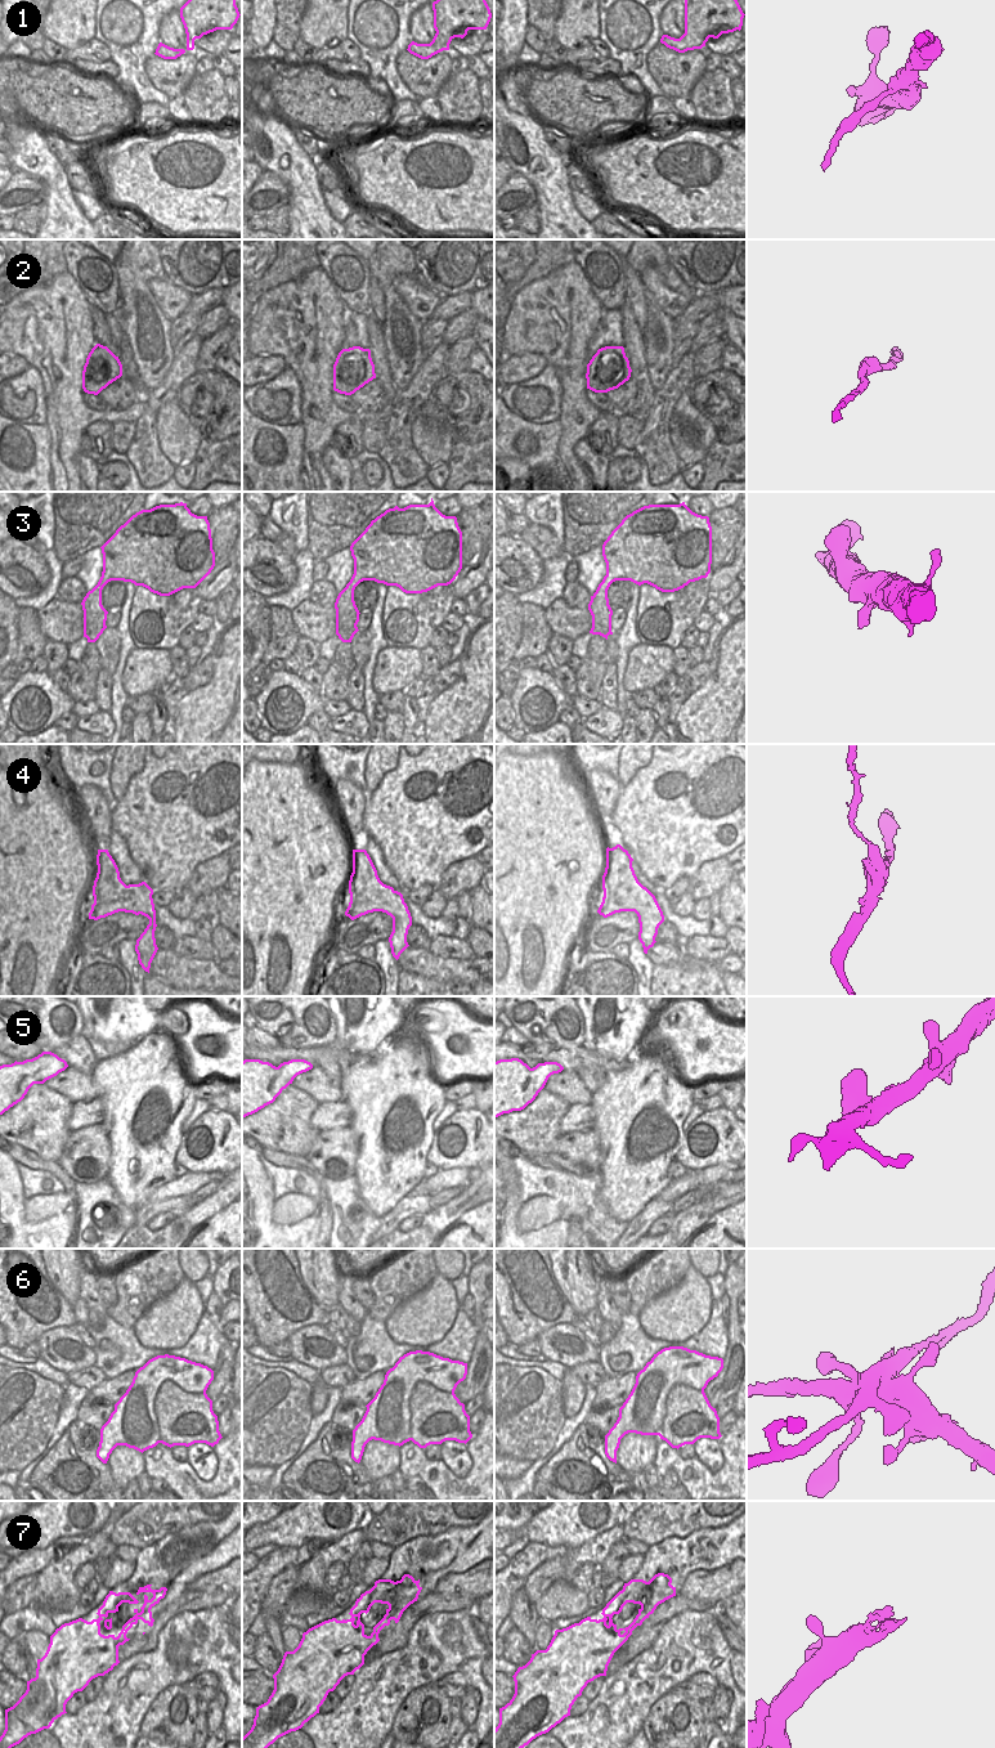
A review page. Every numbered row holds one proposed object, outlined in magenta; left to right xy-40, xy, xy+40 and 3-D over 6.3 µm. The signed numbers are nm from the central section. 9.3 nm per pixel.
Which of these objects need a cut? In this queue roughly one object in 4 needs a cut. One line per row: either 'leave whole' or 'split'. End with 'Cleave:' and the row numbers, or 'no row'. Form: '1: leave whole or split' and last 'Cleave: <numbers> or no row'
1: split
2: leave whole
3: leave whole
4: split
5: leave whole
6: split
7: leave whole
Cleave: 1, 4, 6

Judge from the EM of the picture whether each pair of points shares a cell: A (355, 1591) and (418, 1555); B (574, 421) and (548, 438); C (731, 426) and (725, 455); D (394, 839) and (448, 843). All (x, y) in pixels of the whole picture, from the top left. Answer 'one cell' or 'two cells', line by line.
A: two cells
B: two cells
C: two cells
D: one cell

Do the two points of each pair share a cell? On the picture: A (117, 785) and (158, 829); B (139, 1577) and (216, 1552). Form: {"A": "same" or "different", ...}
{"A": "different", "B": "same"}

